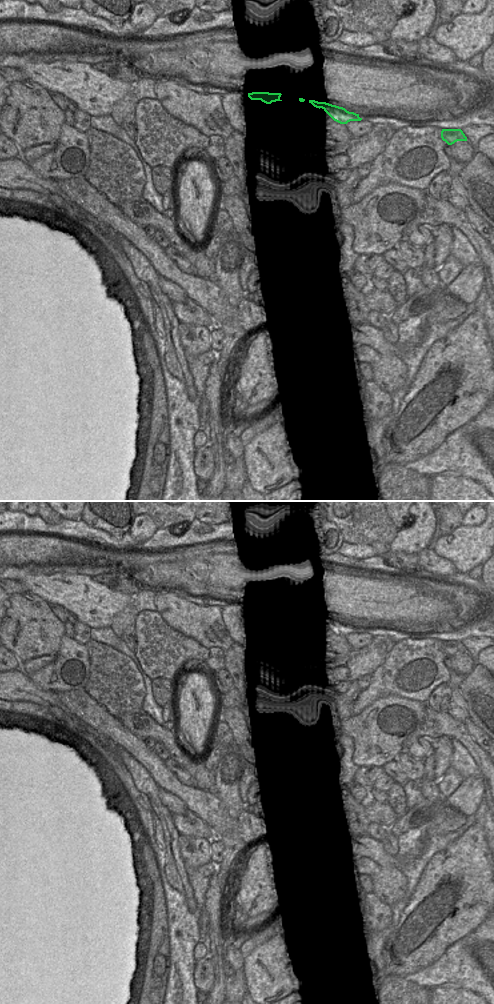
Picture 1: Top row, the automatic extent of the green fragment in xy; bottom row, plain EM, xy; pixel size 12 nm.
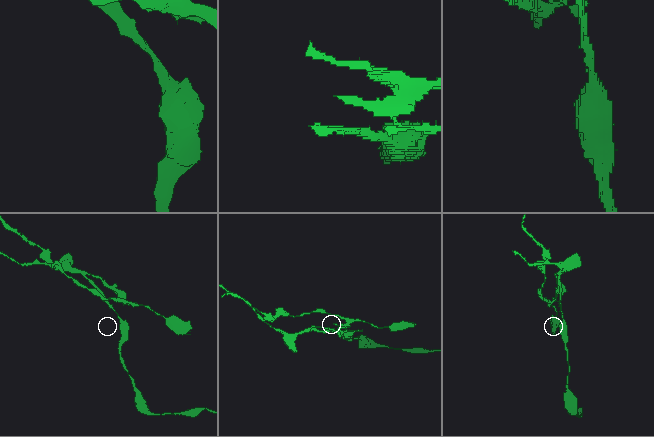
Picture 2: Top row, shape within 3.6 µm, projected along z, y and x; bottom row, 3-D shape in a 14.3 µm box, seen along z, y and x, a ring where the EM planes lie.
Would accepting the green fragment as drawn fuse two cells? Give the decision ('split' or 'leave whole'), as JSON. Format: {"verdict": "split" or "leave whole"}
{"verdict": "split"}

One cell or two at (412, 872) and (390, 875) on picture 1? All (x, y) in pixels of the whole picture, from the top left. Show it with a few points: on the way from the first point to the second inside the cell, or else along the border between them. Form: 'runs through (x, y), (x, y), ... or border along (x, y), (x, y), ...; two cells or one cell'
border along (400, 871), (406, 878), (406, 893), (403, 897); two cells

